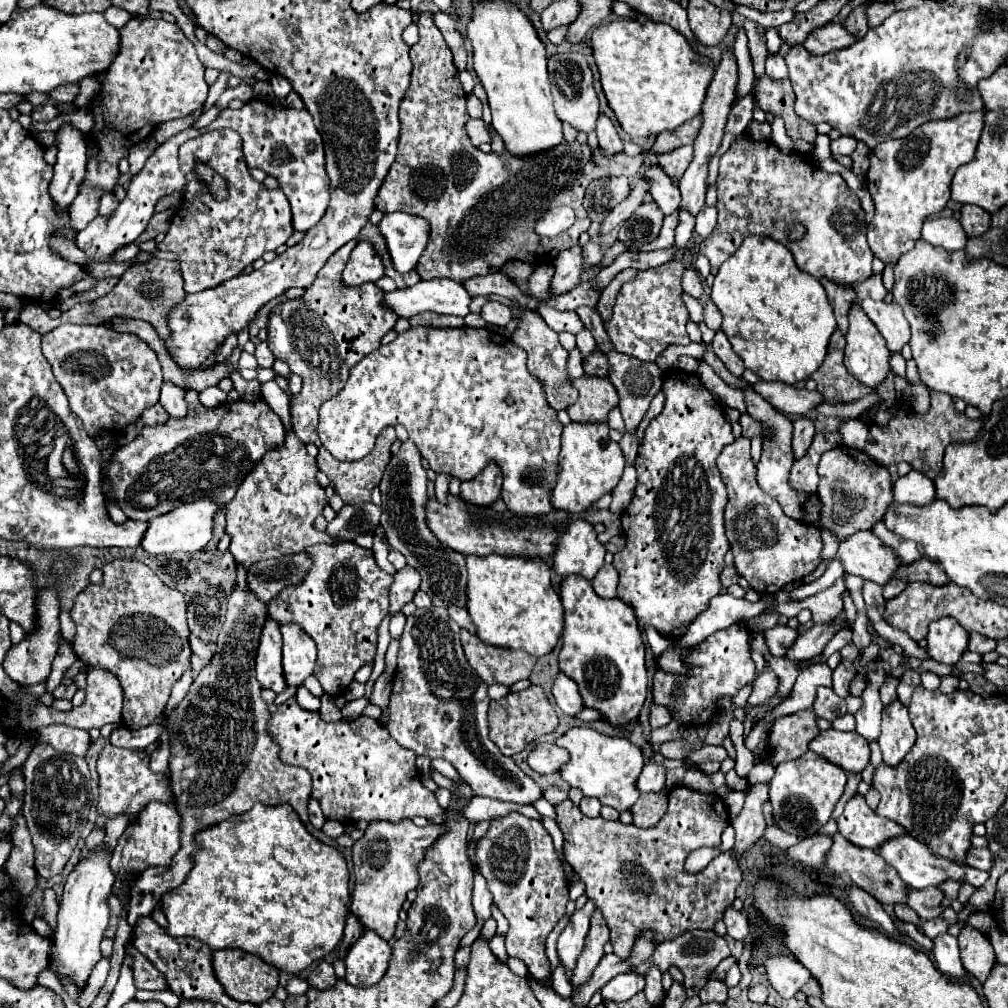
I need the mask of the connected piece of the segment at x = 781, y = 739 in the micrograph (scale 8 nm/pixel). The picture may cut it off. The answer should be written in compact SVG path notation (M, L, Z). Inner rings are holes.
M812 708L782 716L774 722L768 756L772 756L774 764L800 758L808 750L808 742L816 738L818 732L820 730L816 726L816 714Z

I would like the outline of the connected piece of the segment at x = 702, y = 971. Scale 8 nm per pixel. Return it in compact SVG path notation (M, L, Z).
M696 930L696 932L686 932L684 936L678 936L676 940L670 940L670 942L662 942L656 946L654 954L644 962L644 964L638 964L638 966L632 966L630 972L638 972L638 974L646 974L652 966L660 968L660 972L668 972L670 966L676 966L680 968L680 972L684 974L684 988L686 988L686 994L688 998L696 996L704 984L708 982L708 972L712 968L716 968L724 958L730 956L730 950L728 950L728 944L724 938L716 936L712 930L704 932L704 930Z

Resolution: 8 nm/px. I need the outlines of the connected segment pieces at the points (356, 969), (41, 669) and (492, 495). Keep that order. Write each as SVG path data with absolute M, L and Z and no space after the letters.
M366 930L356 944L348 950L346 982L352 986L374 986L388 970L392 948L386 940L380 940L372 930Z
M46 588L46 590L40 590L38 594L38 618L36 618L36 630L30 632L20 644L12 646L6 654L6 660L4 660L4 672L20 686L34 686L34 684L40 684L48 678L50 674L50 666L52 666L52 660L58 652L58 640L60 640L60 620L58 620L58 614L60 614L60 606L58 606L58 596L56 596L56 590L54 588Z
M488 464L488 468L484 472L480 472L480 476L476 476L476 480L468 480L462 482L460 486L460 498L468 504L476 504L476 506L492 506L492 502L496 502L500 498L500 468L496 468L496 464Z

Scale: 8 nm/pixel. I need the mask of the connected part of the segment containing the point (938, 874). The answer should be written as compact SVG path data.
M900 836L896 840L888 840L888 844L882 844L880 846L880 856L884 856L884 860L888 864L892 864L892 868L896 868L896 872L900 874L900 878L910 888L916 888L916 890L930 888L930 886L936 888L936 886L940 886L946 880L958 880L958 882L964 882L966 880L968 884L980 888L988 880L988 872L980 872L980 870L968 868L968 866L958 866L958 864L954 864L948 858L936 856L936 854L930 852L930 848L926 844L914 840L912 836Z

